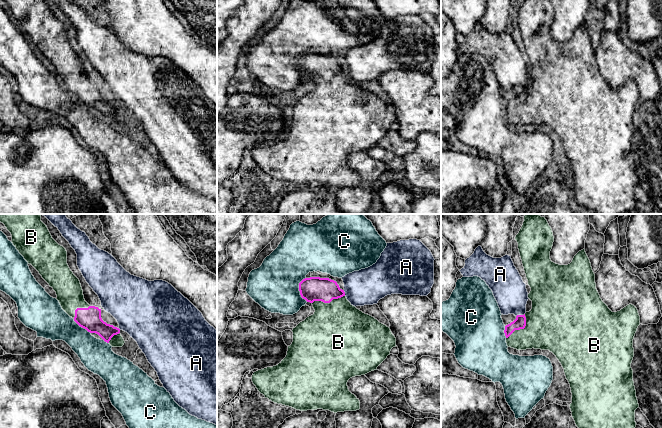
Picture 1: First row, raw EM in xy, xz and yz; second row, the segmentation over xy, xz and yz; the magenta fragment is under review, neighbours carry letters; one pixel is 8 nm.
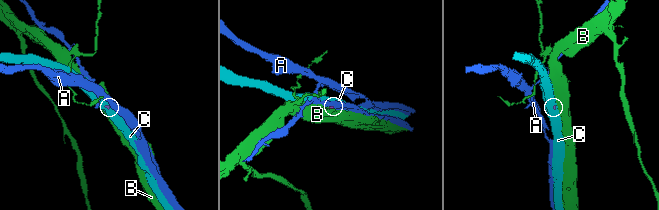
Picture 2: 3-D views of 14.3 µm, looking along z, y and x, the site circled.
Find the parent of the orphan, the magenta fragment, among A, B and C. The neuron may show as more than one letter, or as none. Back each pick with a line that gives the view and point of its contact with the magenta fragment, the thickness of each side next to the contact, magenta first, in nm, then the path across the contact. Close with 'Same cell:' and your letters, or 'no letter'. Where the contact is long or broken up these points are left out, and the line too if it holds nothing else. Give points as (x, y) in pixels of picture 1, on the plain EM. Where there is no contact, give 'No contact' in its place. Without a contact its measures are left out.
B: Touches magenta at xz (328, 78). Thickness 190 nm (magenta) against 480 nm
Same cell: B

